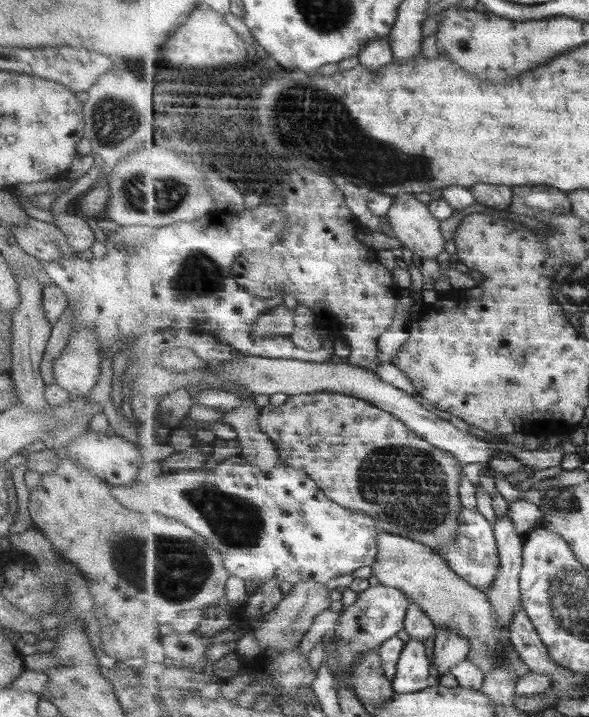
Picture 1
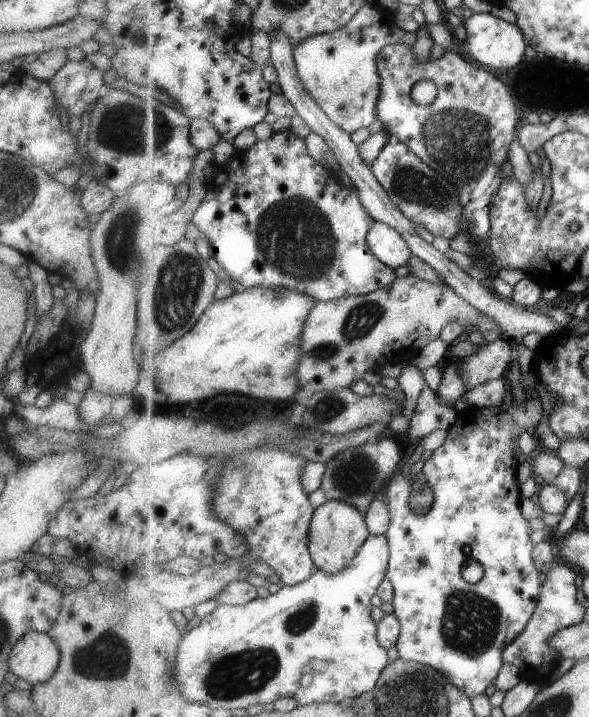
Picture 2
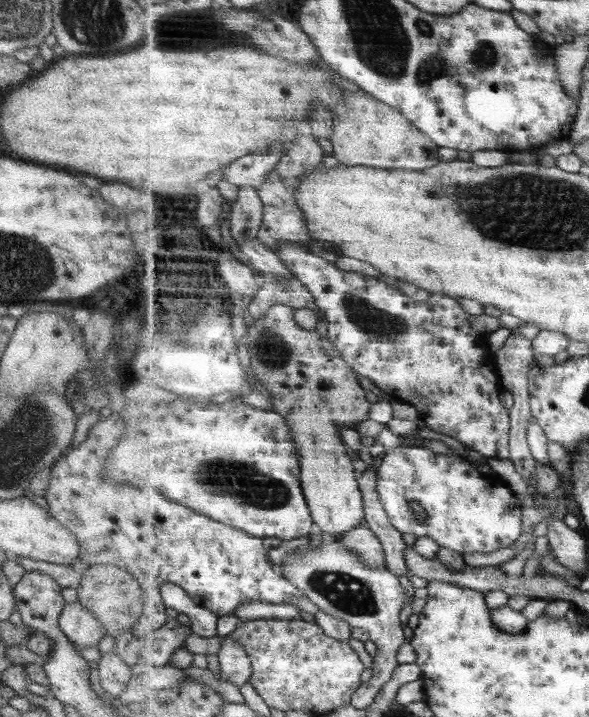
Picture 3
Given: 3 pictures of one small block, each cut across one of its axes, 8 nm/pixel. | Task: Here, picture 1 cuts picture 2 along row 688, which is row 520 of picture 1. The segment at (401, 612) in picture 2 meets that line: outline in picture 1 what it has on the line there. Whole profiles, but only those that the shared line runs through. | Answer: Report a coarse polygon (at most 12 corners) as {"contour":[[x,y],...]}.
{"contour":[[462,506],[459,537],[439,553],[455,574],[491,592],[495,528]]}

